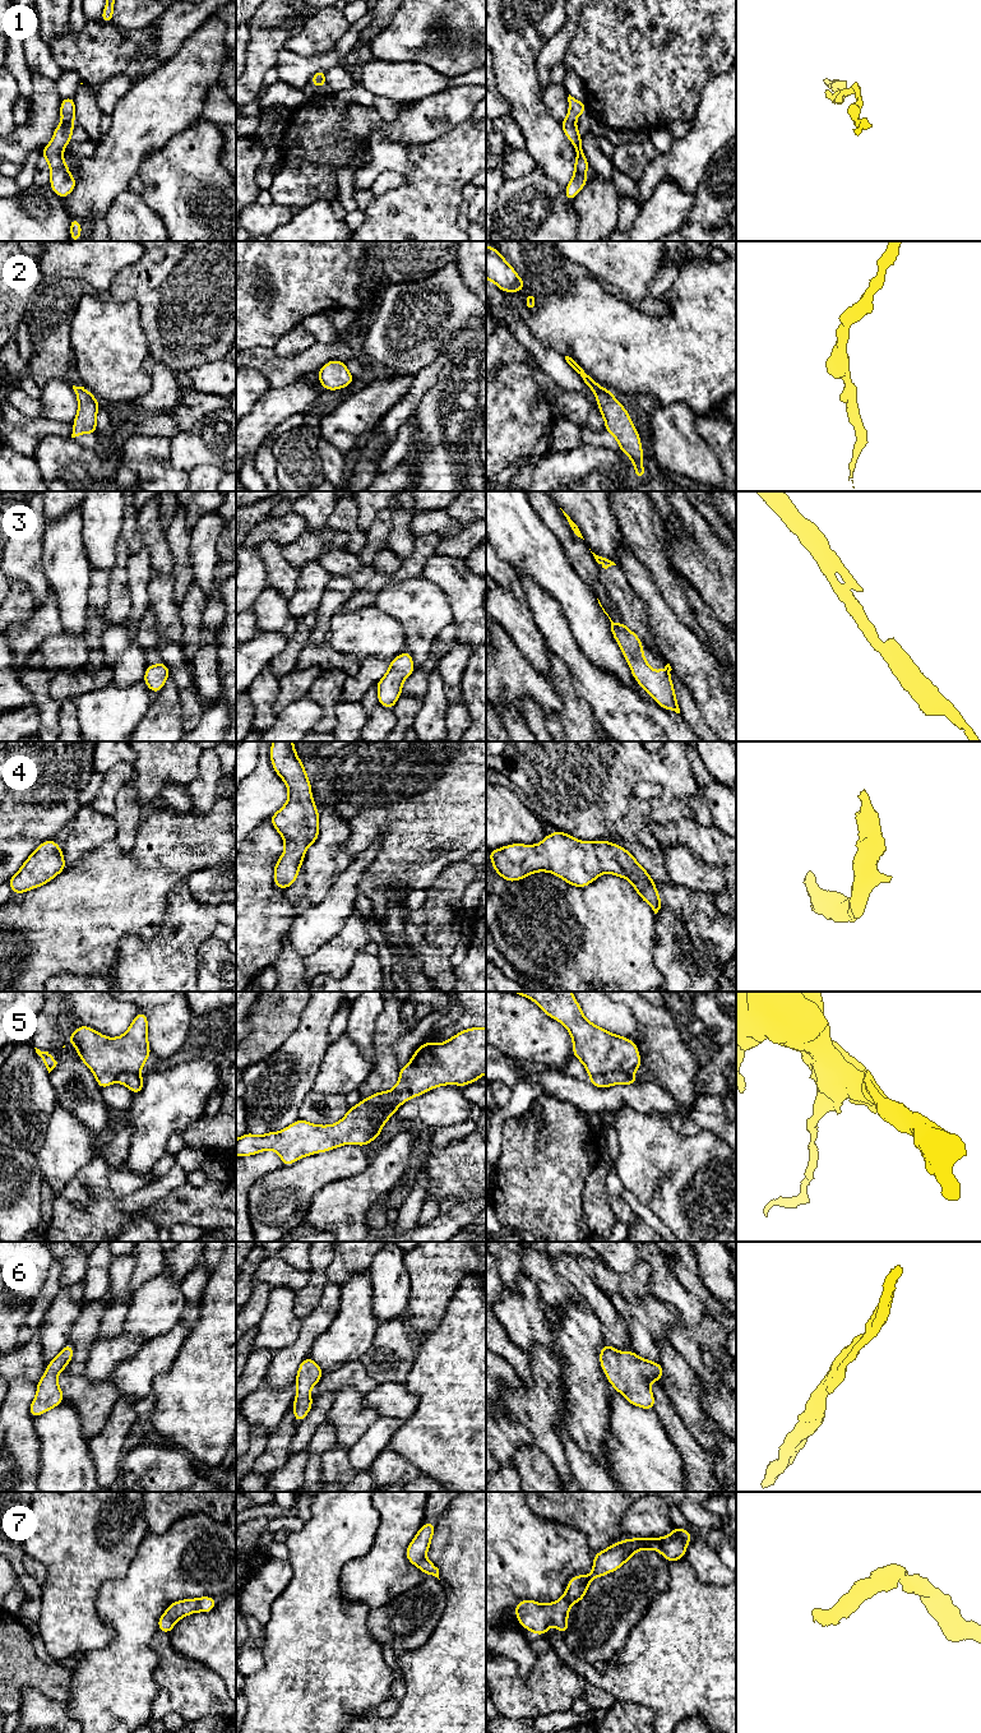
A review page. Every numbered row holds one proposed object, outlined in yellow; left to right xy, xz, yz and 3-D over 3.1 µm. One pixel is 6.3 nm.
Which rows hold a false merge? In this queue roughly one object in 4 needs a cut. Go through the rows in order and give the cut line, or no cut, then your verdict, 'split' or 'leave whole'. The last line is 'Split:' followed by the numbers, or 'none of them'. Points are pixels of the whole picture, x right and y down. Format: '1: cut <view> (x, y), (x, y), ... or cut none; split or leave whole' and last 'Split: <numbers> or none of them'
1: cut none; leave whole
2: cut none; leave whole
3: cut none; leave whole
4: cut none; leave whole
5: cut xz (380, 1110), (382, 1126), (375, 1130); split
6: cut none; leave whole
7: cut none; leave whole
Split: 5

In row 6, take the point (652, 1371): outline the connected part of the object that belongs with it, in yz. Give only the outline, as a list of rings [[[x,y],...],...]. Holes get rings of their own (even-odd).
[[[607,1343],[600,1350],[600,1363],[611,1386],[631,1405],[654,1409],[654,1396],[649,1382],[658,1382],[663,1374],[660,1363],[639,1358],[633,1349],[624,1355]]]

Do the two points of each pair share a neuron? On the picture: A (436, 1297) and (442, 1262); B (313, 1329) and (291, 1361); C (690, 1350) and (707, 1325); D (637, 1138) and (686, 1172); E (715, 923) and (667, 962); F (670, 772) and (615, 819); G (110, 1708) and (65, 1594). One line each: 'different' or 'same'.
A: same
B: same
C: same
D: same
E: same
F: same
G: different

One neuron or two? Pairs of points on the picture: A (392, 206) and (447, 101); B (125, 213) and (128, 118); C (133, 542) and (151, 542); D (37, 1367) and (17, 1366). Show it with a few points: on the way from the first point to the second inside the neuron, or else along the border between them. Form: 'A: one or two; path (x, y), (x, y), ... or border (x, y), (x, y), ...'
A: two; border (452, 129), (429, 142), (419, 143), (407, 149)
B: two; border (128, 186), (118, 194), (107, 211)
C: two; border (138, 513), (138, 531), (143, 546)
D: one; path (32, 1367), (22, 1366)

